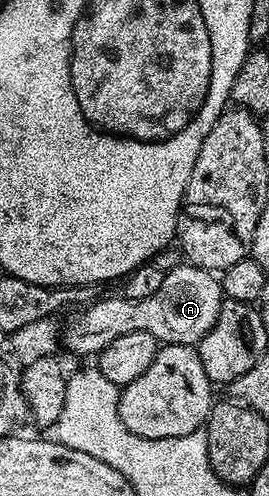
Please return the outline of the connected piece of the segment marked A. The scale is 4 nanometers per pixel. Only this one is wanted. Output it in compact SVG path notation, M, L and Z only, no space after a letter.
M178 265L168 270L161 281L161 289L153 293L153 297L140 299L104 299L84 306L79 316L62 332L62 340L75 355L98 356L117 337L125 337L125 333L153 333L160 344L190 343L199 344L213 329L217 317L221 313L221 305L225 296L220 283L212 272L203 271L199 267Z

